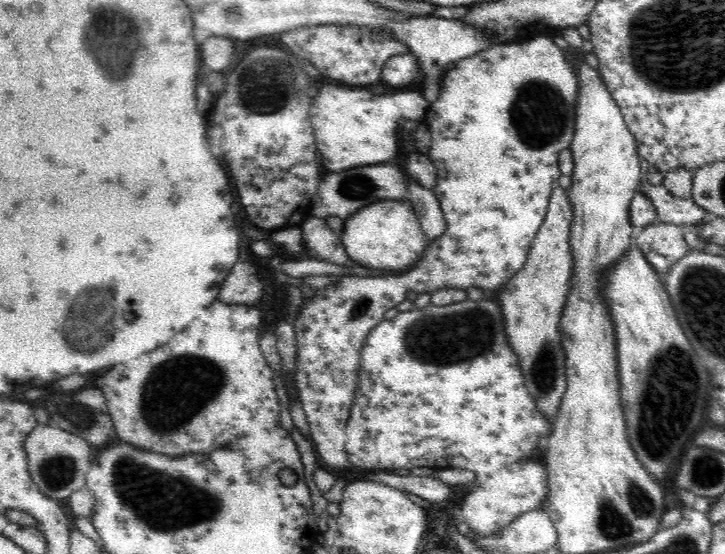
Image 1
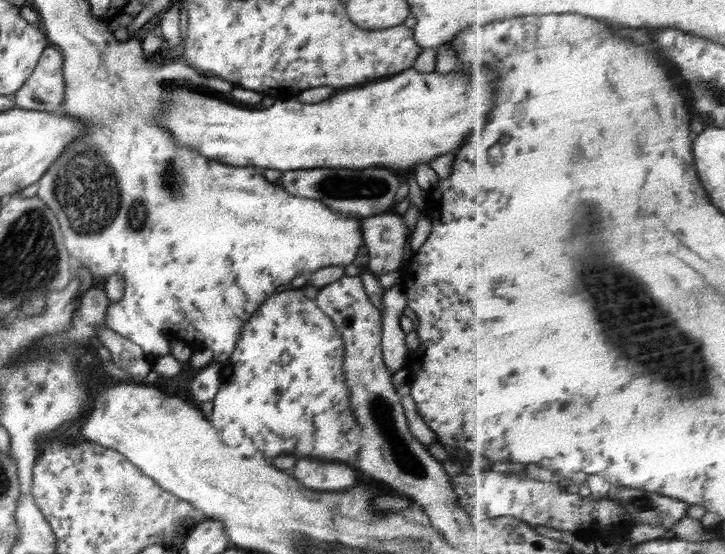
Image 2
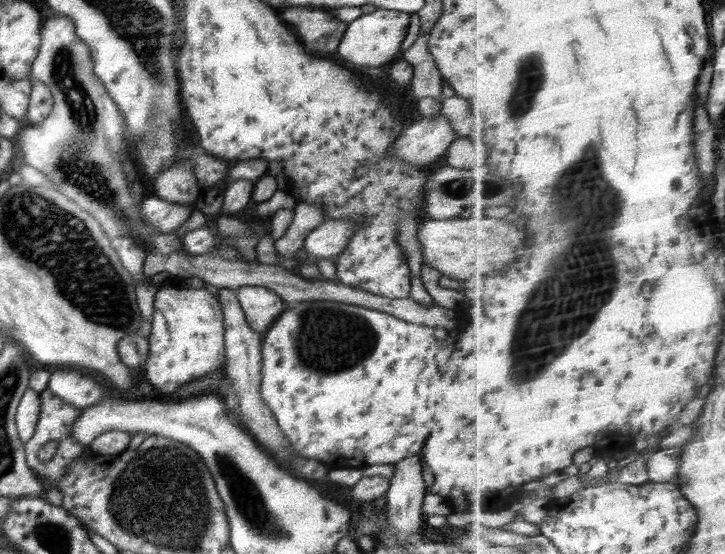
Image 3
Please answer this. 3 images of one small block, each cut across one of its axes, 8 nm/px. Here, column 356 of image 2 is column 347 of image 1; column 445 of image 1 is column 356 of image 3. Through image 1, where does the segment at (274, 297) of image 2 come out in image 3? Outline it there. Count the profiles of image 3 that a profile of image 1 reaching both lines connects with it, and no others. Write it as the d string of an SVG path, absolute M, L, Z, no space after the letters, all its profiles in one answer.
M306 300L304 302L293 303L289 308L282 311L275 319L275 322L268 327L266 335L262 341L262 382L260 394L266 406L270 408L272 416L276 419L278 428L282 434L288 438L292 444L292 449L306 458L316 458L324 462L330 470L332 468L354 468L364 469L372 464L396 464L408 456L418 455L422 461L422 448L424 442L428 442L430 421L436 420L436 403L438 402L438 379L440 370L438 362L434 356L440 347L439 335L435 334L432 327L411 324L404 320L399 320L378 310L362 308L362 306L350 306L350 304L338 304L338 302L323 300Z

